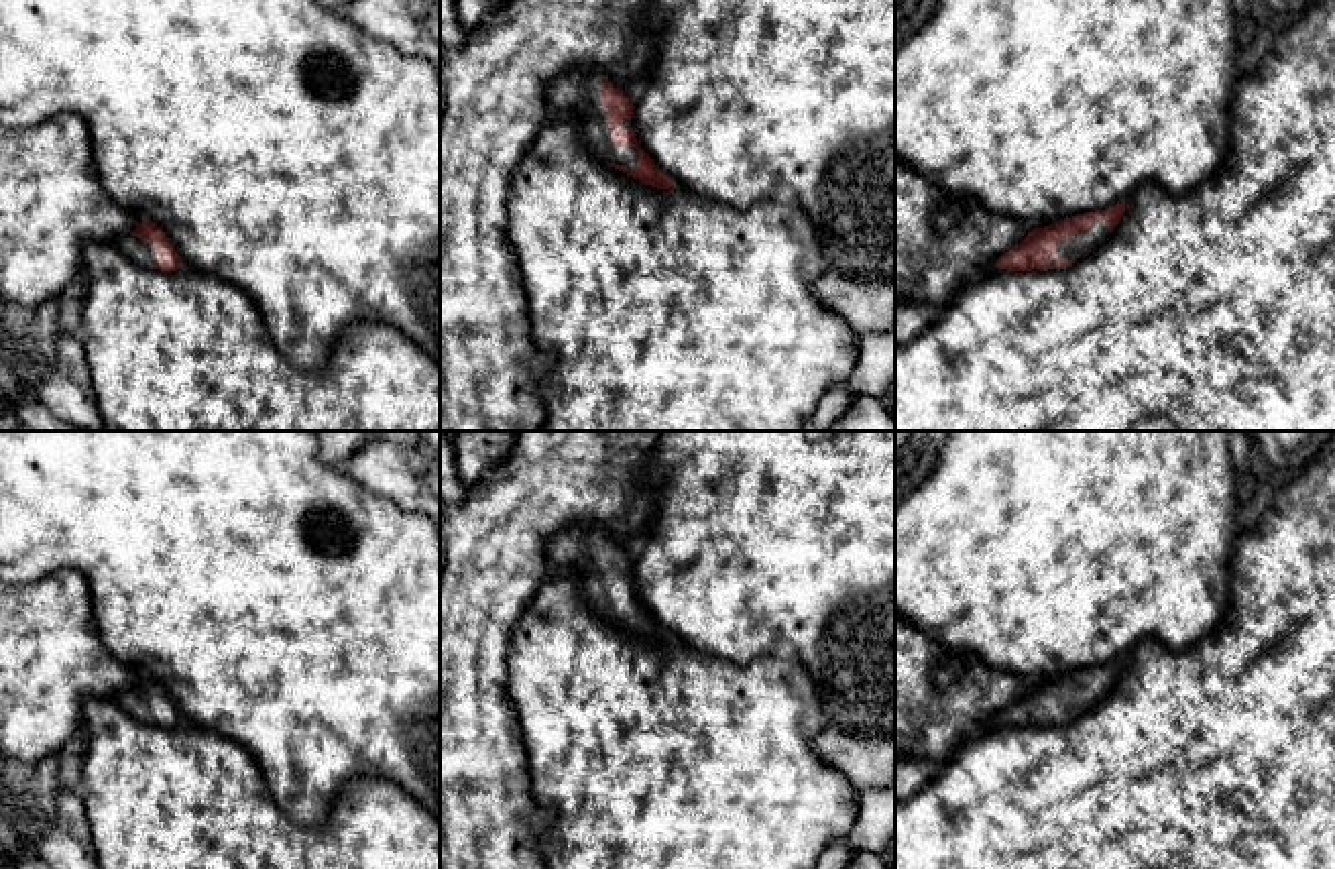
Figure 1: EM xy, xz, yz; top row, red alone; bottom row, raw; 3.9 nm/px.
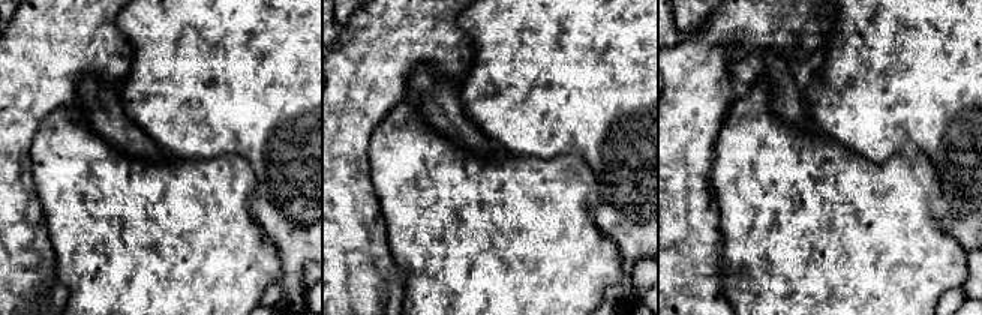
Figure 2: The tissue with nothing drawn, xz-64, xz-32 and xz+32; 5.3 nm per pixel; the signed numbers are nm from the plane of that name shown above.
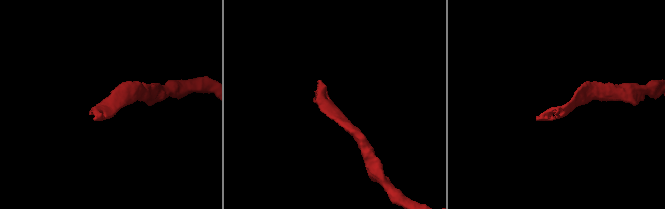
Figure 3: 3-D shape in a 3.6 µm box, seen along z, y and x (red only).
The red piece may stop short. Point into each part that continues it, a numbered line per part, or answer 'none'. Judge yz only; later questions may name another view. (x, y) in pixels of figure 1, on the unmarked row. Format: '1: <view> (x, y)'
1: yz (1073, 705)

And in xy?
1: xy (137, 705)

